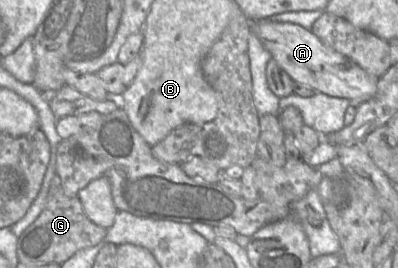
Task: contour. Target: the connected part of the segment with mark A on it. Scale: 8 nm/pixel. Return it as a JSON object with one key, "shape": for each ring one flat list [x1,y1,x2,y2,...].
{"shape":[[265,19,253,21,253,33,295,83,302,83,327,95,347,98,355,107,374,97,377,92,379,78,368,74,348,57,326,46,311,29,294,23]]}

